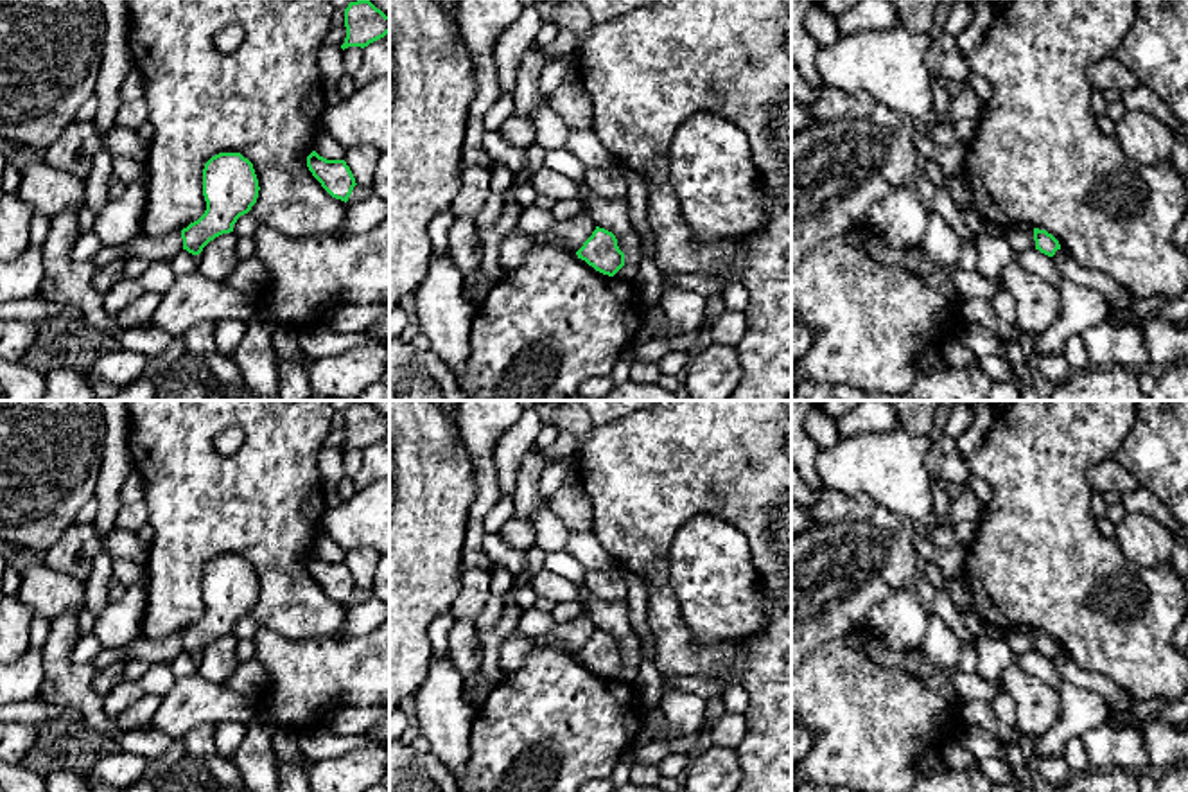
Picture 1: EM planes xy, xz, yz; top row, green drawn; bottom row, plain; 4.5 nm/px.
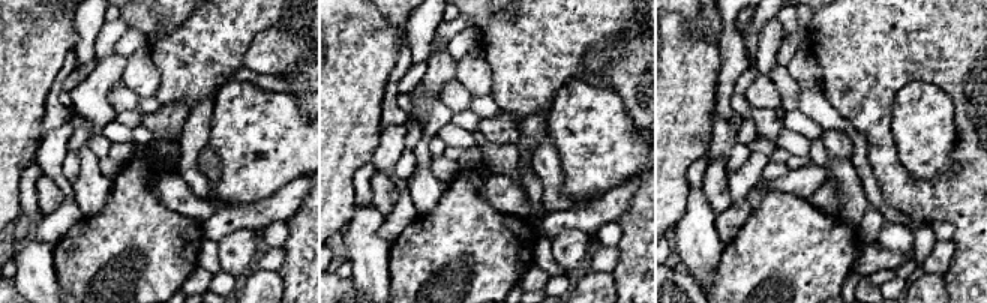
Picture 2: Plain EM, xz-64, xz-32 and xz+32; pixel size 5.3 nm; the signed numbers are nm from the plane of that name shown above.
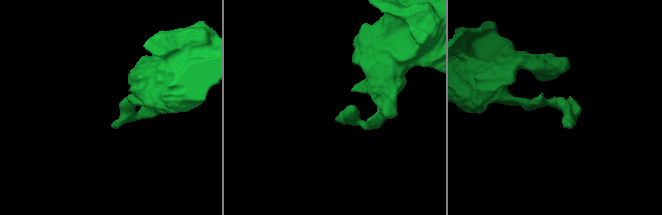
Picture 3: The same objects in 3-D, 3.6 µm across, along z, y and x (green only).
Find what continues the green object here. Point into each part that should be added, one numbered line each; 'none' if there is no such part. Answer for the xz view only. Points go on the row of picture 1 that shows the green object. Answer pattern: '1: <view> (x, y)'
none

